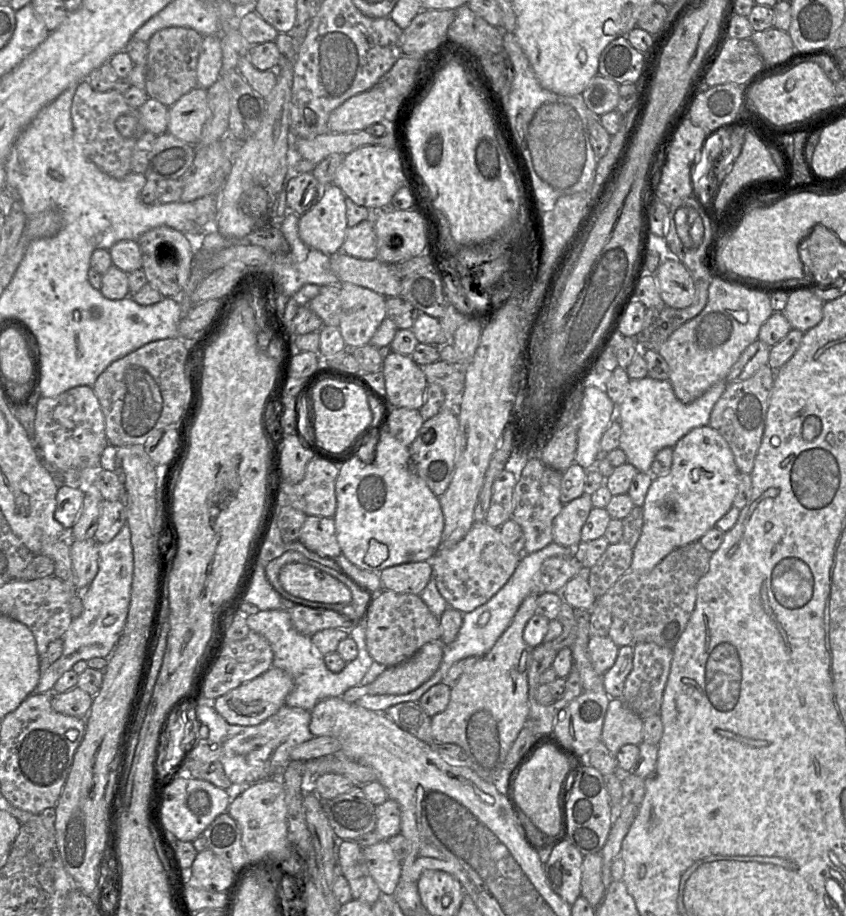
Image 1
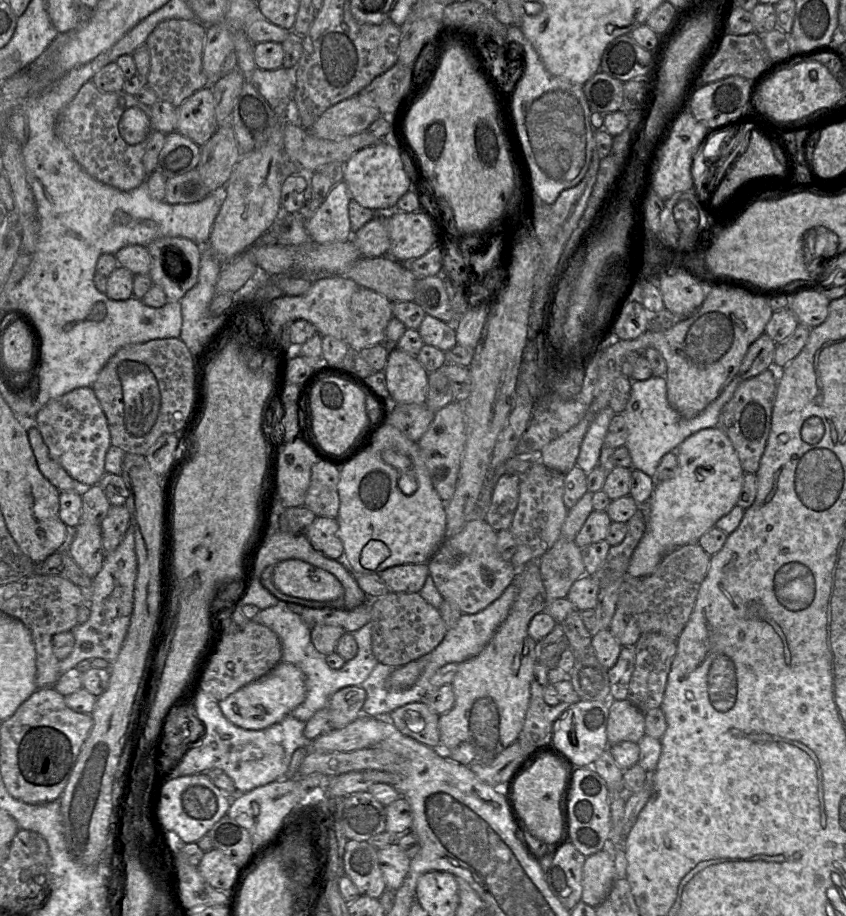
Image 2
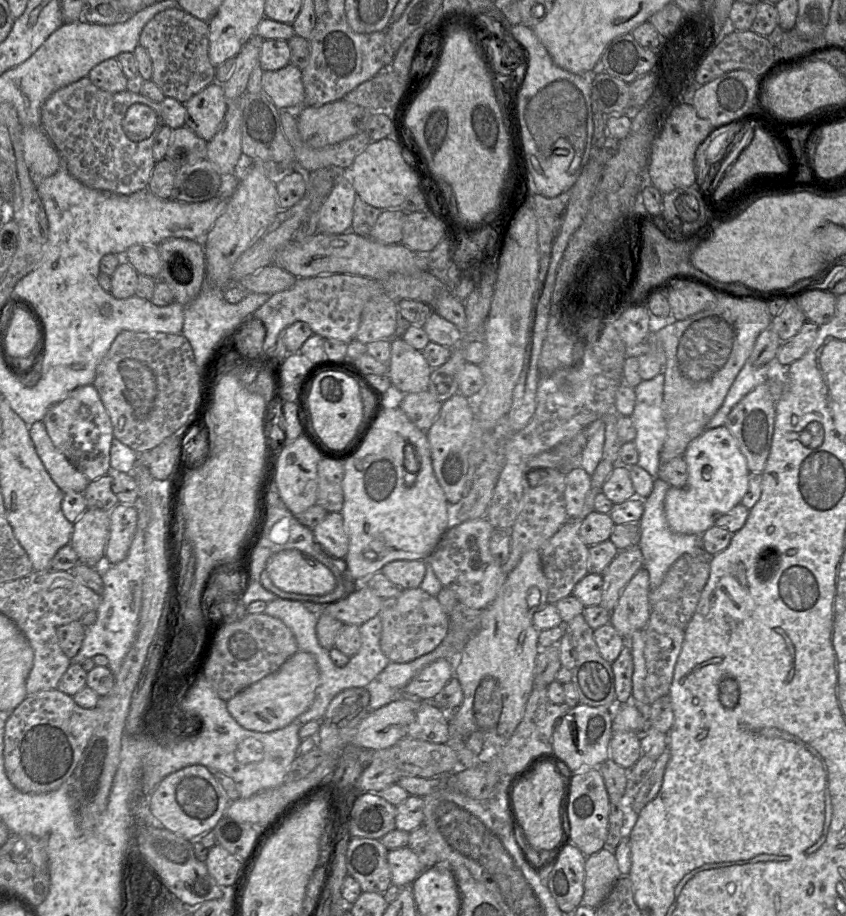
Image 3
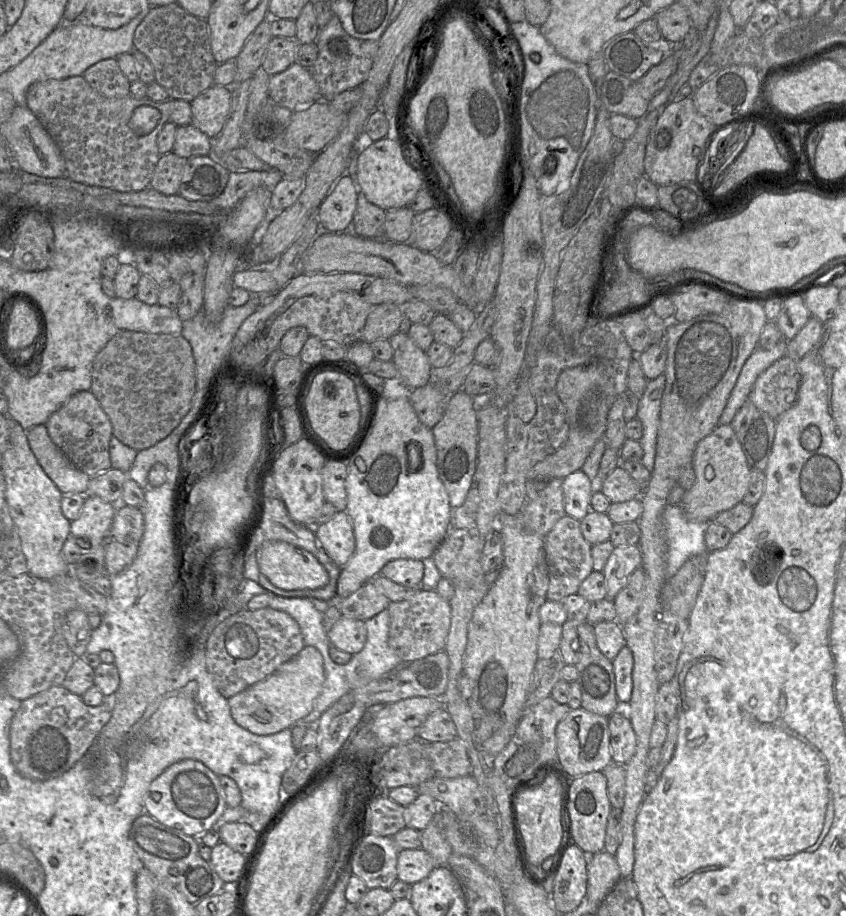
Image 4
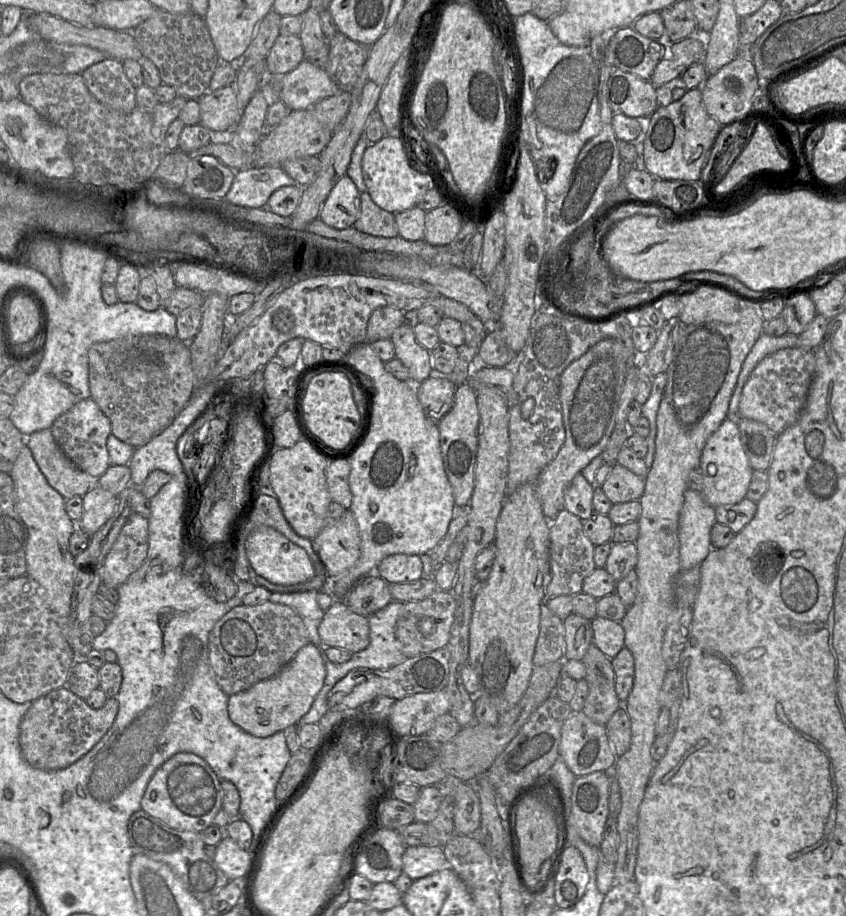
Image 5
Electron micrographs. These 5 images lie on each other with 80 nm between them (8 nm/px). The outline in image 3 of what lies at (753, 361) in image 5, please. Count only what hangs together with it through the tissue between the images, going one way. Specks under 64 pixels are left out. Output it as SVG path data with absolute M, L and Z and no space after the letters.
M772 360L766 365L756 367L745 362L732 383L724 402L716 414L706 425L706 429L725 425L726 418L732 408L756 386L767 381L771 376L783 375L785 368L780 366L777 360Z

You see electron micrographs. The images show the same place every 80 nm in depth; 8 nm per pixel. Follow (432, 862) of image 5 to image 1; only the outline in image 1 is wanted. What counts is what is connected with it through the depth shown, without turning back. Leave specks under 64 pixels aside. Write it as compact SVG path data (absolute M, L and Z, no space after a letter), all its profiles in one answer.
M388 840L363 848L369 872L382 894L393 895L401 879L402 863Z

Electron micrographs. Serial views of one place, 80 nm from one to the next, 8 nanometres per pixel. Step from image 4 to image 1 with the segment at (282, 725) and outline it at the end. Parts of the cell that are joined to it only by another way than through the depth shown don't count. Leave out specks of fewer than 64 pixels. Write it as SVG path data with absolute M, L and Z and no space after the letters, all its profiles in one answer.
M271 667L260 676L242 683L214 701L214 709L228 723L240 726L261 724L285 705L286 697L294 688L293 678L280 668Z

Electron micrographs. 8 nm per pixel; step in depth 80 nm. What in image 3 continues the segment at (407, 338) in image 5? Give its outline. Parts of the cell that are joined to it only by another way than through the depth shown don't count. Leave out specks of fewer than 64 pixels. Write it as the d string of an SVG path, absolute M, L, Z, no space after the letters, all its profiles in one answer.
M392 338L388 376L393 386L404 394L428 390L432 368L422 351L409 345L403 338Z

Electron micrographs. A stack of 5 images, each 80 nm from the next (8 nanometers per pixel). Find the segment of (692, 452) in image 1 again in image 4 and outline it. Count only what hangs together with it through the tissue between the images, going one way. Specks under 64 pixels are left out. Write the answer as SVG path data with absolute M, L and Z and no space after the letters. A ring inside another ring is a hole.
M730 424L717 425L709 435L698 442L692 467L696 475L695 483L686 490L681 501L687 519L695 522L710 522L720 512L743 501L749 487L751 468ZM705 466L713 468L710 480L704 476Z

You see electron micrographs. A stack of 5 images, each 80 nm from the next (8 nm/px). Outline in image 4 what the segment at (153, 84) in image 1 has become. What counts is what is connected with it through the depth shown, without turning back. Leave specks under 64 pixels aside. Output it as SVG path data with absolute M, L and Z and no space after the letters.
M177 3L150 8L135 31L134 49L148 57L154 67L155 82L167 91L170 99L191 102L214 84L218 64L211 50L208 23Z

